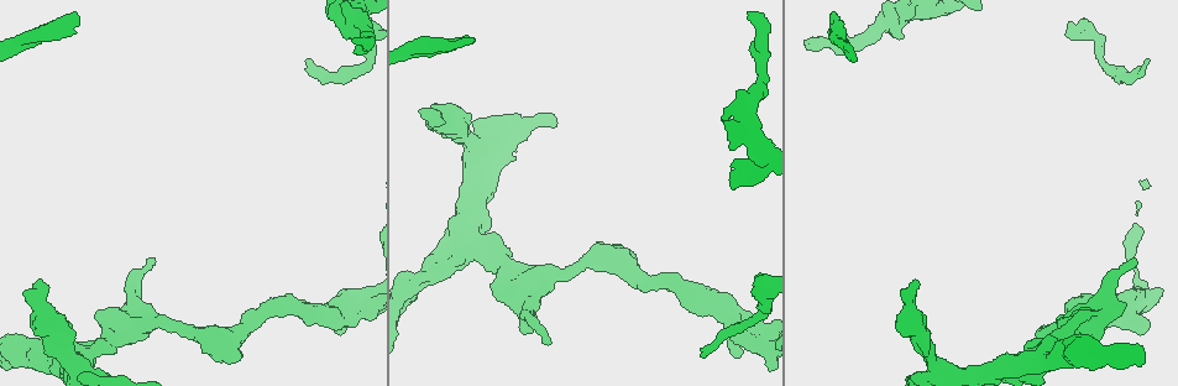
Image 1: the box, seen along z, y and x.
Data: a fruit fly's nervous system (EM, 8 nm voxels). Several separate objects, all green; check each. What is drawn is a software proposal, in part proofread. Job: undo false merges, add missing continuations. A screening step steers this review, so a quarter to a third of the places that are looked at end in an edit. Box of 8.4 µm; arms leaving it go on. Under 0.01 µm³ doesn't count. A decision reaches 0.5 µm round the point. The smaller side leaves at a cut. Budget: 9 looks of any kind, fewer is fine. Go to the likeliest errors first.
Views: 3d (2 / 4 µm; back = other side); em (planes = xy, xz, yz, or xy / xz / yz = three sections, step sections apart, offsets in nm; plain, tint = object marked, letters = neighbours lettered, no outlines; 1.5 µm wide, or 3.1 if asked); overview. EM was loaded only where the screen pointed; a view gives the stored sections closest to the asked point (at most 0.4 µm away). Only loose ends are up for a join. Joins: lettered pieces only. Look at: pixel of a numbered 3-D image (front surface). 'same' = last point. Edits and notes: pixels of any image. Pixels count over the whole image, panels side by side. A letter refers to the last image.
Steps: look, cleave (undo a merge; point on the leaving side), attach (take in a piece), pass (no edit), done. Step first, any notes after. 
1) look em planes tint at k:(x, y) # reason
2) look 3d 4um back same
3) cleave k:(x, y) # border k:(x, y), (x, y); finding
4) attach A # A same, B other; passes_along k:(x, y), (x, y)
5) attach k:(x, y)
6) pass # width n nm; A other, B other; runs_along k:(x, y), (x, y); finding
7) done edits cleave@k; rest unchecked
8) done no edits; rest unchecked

look em planes letters at 1:(1147, 63) # thin end

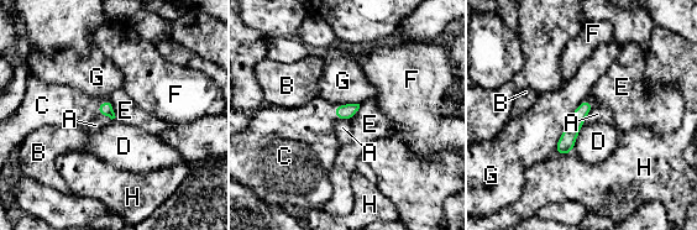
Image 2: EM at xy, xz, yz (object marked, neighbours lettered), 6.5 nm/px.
attach C # A other, B other, C same, D other, E other, F other, G other, H other; passes_along 2:(105, 109), (99, 106), (61, 105); the cell continues

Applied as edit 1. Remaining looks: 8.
look em planes letters at 1:(915, 280)

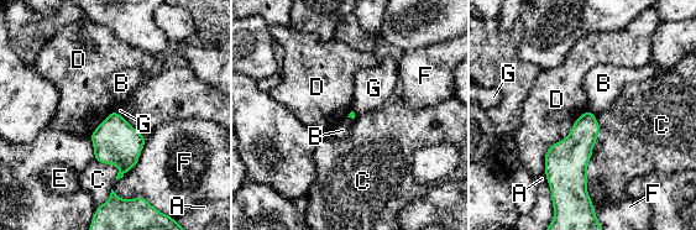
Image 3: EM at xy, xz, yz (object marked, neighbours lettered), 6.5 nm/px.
pass # A other, B other, C other, D other, E other, F other, G other; border 3:(587, 109), (549, 146), (544, 172); no lettered piece goes on from it

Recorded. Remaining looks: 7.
look em xz step 4 letters at 1:(150, 259) # an open end

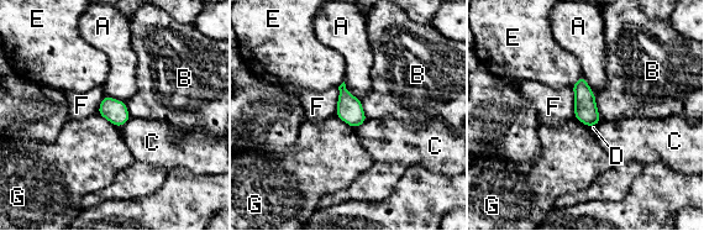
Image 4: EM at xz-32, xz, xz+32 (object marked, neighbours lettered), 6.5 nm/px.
look em planes letters same # cut it another way

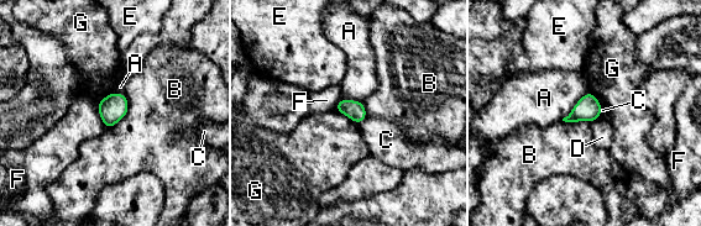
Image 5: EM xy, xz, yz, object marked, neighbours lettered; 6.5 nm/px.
pass # A other, B other, C other, D other, E other, F other, G other; border 5:(589, 92), (561, 119); no lettered piece goes on from it

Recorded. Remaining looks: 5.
look em planes plain at 1:(76, 15) # free end

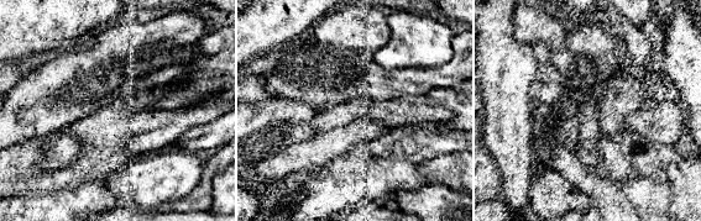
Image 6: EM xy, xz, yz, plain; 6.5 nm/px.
look em planes letters same # what lies round it

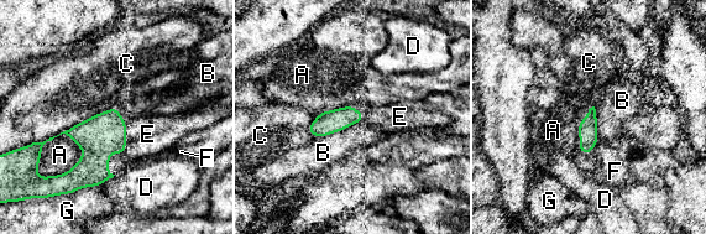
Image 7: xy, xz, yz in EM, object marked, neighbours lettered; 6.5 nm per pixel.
attach E # longest_contact C 600 nm; A other, B other, C other, D other, E same, F other, G other; the cell continues

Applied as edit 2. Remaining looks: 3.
done edits attach@2, attach@7; rest unchecked

